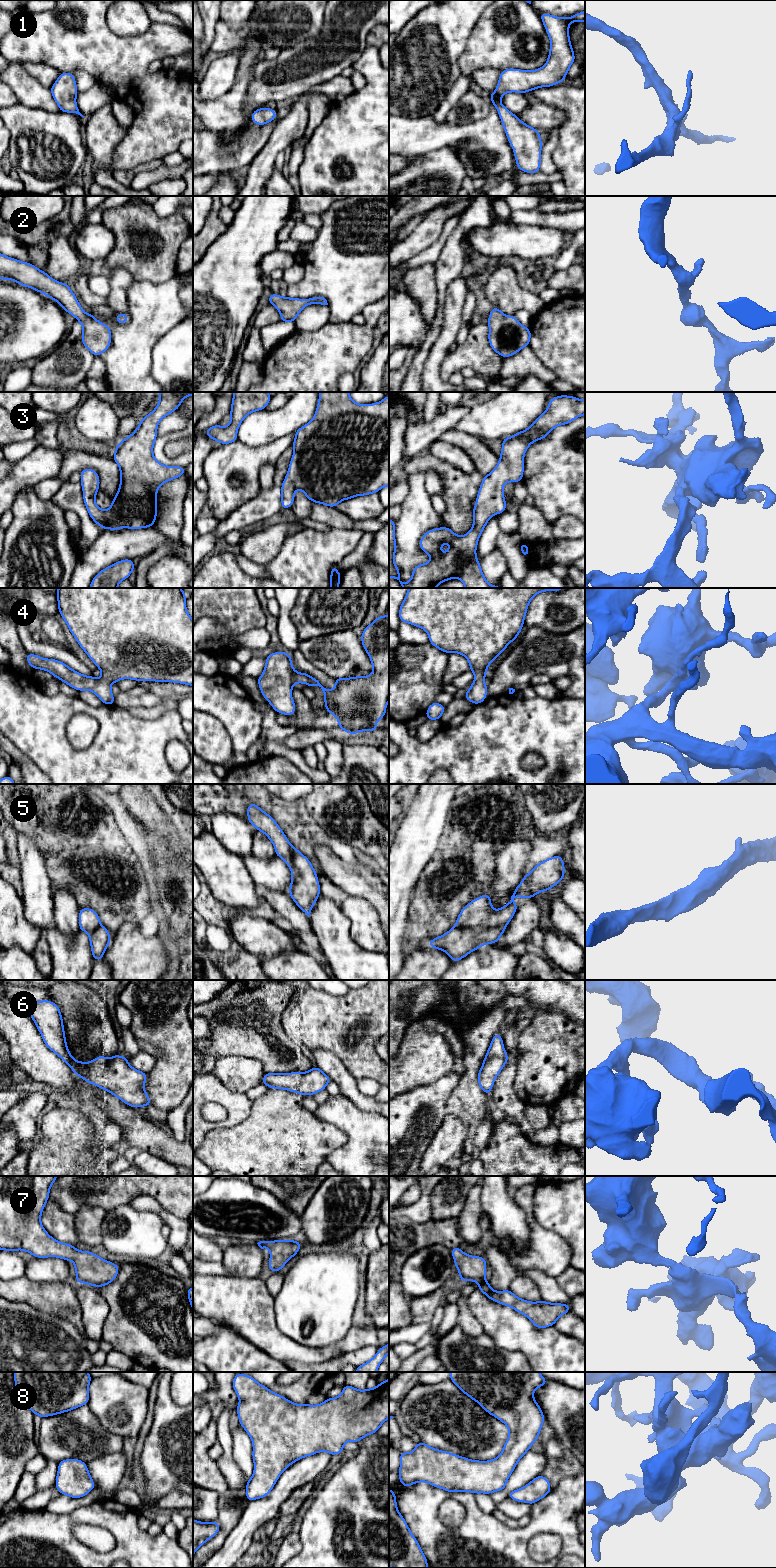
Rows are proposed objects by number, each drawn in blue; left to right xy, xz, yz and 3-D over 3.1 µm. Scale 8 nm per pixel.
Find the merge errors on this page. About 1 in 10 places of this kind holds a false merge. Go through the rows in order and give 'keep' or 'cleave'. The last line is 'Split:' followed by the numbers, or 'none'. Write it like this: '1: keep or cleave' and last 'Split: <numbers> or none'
1: keep
2: keep
3: keep
4: keep
5: keep
6: keep
7: keep
8: keep
Split: none

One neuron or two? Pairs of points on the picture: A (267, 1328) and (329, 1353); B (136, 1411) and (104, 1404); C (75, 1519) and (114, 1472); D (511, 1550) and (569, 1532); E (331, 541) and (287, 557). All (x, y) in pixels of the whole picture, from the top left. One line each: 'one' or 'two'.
A: one
B: one
C: two
D: one
E: one

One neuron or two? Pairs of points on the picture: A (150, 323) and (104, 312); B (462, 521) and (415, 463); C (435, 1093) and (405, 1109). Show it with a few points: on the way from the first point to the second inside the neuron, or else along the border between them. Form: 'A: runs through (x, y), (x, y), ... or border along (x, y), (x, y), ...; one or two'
A: runs through (138, 328), (118, 328), (114, 324); one
B: runs through (459, 501), (459, 486), (435, 464); one
C: runs through (428, 1100), (420, 1101), (412, 1106); one

